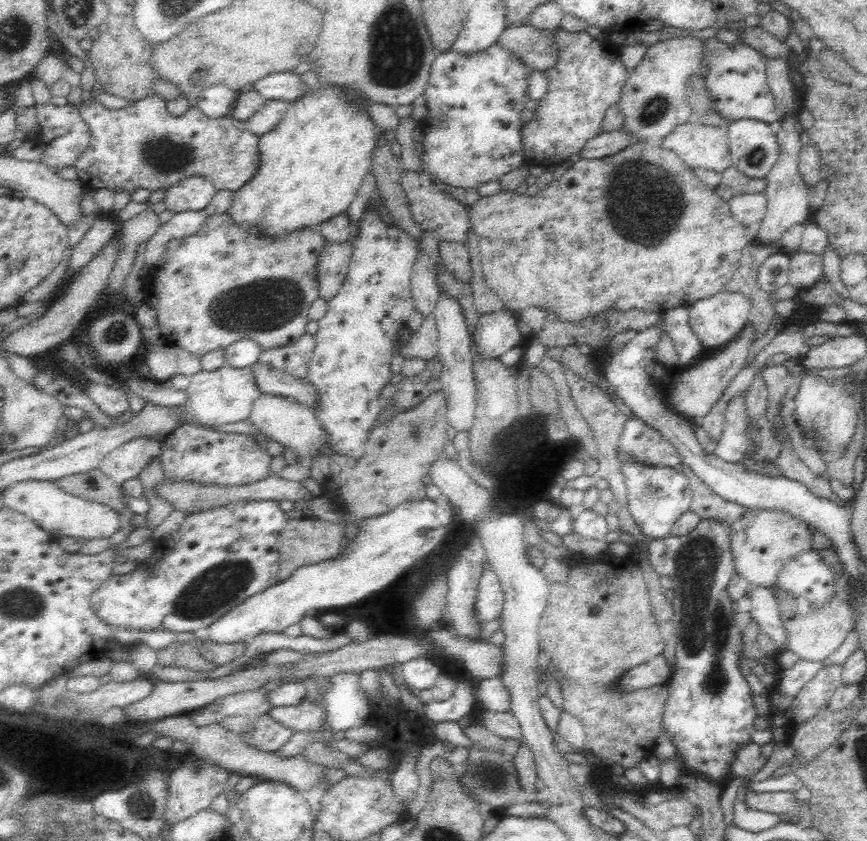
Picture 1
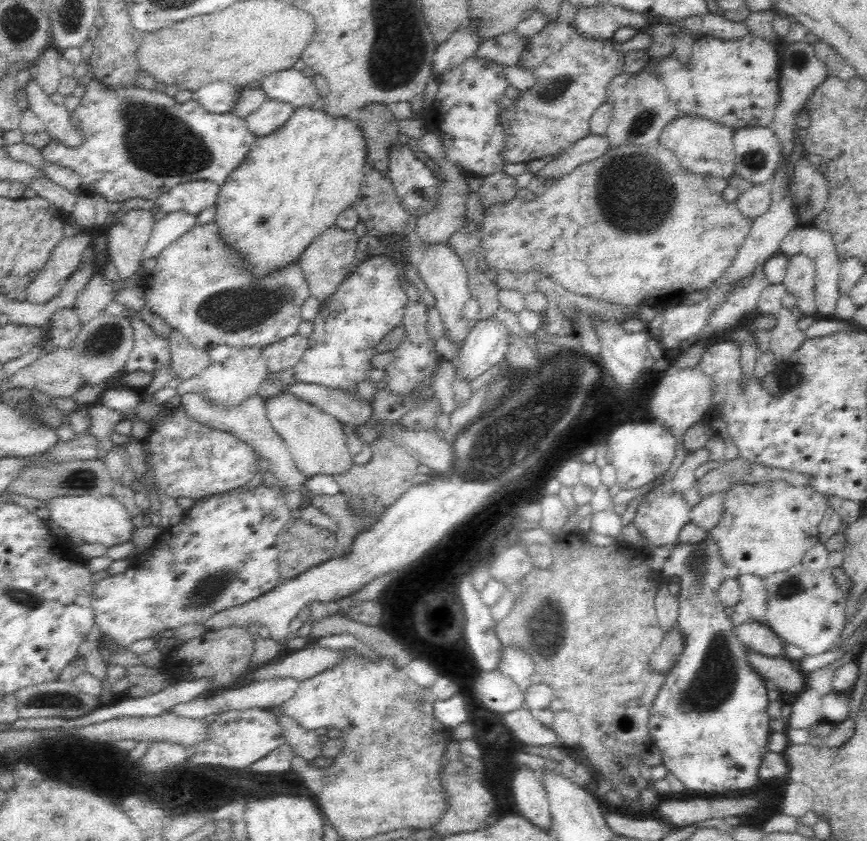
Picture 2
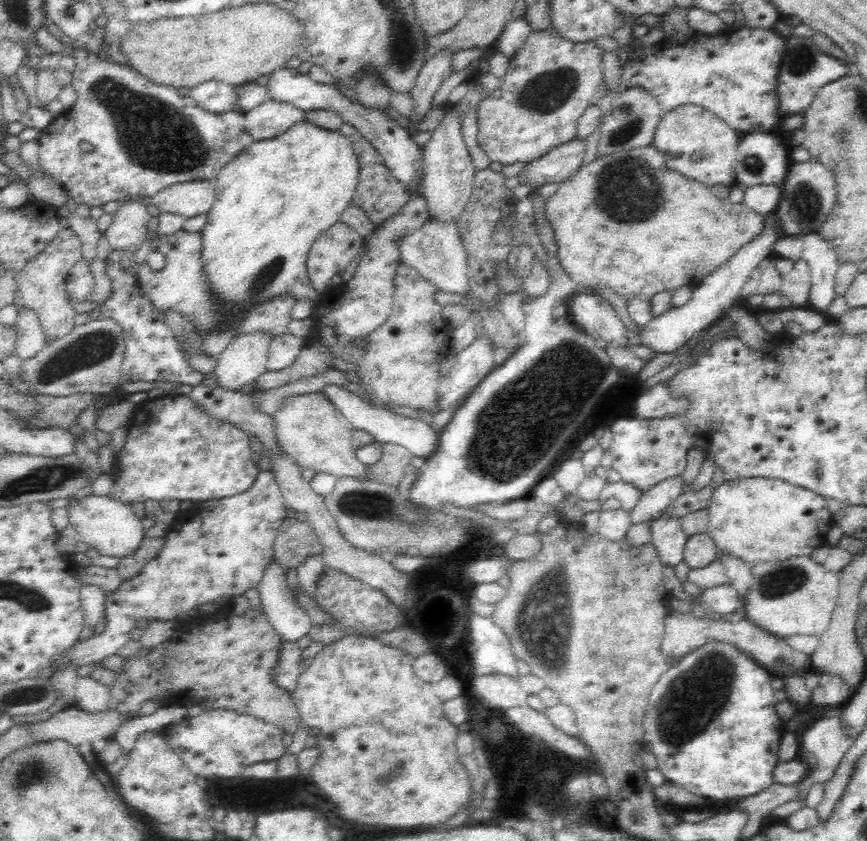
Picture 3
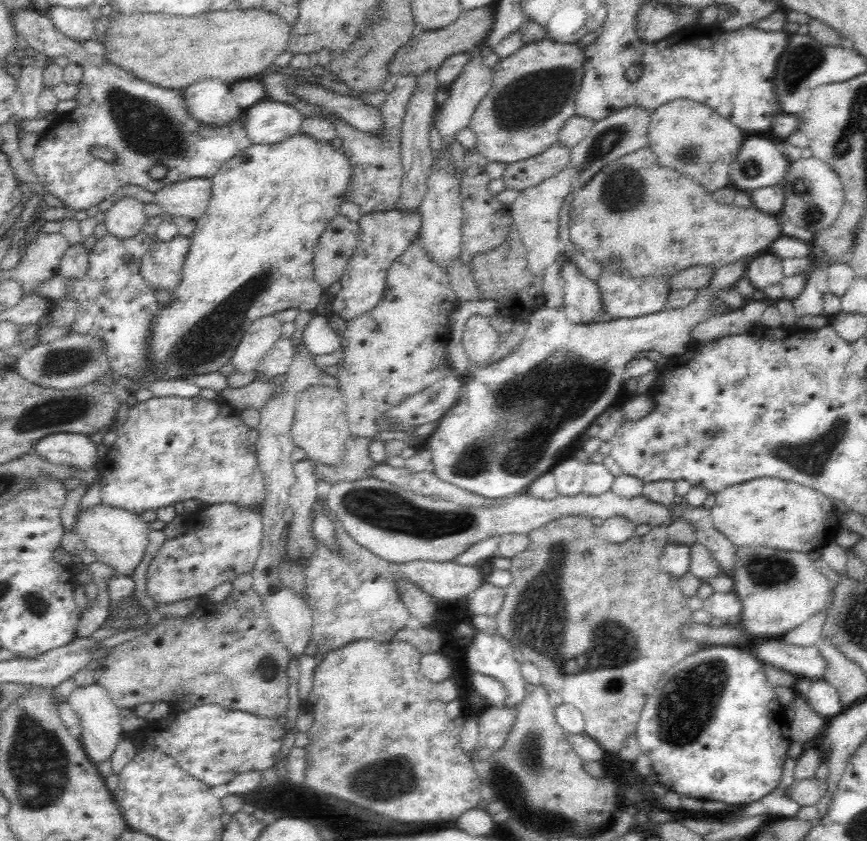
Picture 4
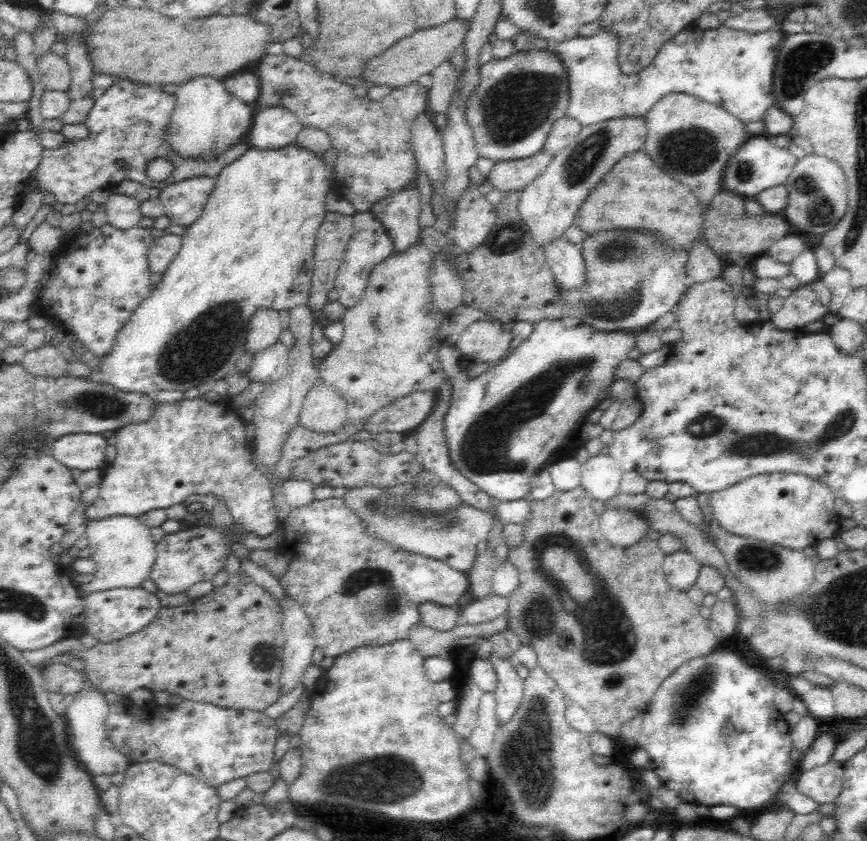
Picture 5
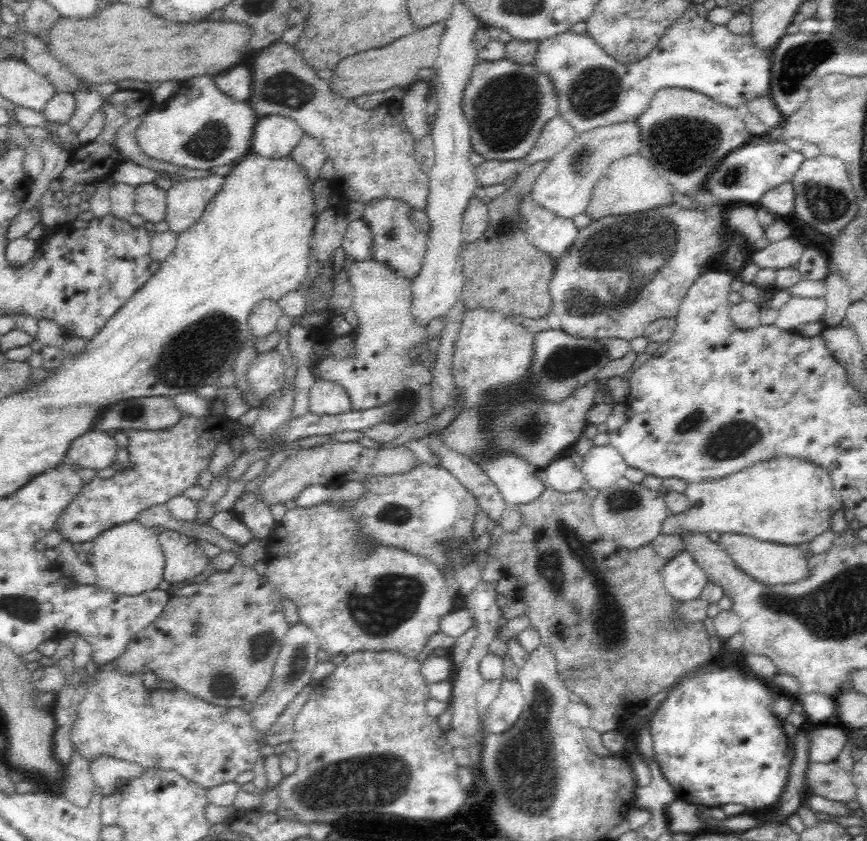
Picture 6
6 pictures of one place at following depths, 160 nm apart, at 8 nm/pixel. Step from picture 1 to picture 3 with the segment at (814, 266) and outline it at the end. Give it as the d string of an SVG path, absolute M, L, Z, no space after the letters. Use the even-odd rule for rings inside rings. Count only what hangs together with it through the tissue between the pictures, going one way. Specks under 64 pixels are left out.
M801 258L794 261L788 274L782 275L780 295L792 300L793 308L806 308L811 289L811 270Z

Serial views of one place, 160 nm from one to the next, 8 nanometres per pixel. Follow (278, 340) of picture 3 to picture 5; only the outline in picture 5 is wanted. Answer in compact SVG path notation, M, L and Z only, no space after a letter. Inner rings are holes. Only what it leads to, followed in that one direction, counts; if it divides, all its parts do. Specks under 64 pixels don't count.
M278 341L257 352L247 369L254 382L272 383L280 380L288 370L289 347Z

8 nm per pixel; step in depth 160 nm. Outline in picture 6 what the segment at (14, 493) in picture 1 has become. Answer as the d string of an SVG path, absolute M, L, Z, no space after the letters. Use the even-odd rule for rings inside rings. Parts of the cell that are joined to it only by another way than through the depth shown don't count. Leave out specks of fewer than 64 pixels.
M138 520L123 523L98 534L93 539L93 583L116 594L136 595L156 589L162 580L165 557L159 544L159 536L153 528L142 526Z

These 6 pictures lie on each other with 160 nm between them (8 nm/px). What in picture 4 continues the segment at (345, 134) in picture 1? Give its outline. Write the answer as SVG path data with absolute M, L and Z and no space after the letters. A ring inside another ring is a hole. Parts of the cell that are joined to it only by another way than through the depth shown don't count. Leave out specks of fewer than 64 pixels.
M302 133L282 140L275 144L255 144L238 153L234 158L222 163L214 176L211 176L211 197L207 204L207 209L199 219L195 220L196 228L189 236L191 243L188 254L182 269L182 282L172 292L172 302L165 307L161 307L158 314L150 323L151 339L149 340L149 357L153 371L139 382L152 382L152 380L178 380L188 374L206 374L217 371L220 366L229 362L240 344L241 338L246 334L250 325L258 318L273 315L275 312L286 310L286 308L296 308L299 311L314 311L324 290L316 283L313 271L313 254L316 243L327 224L335 217L340 215L340 205L346 201L347 186L350 182L352 167L350 161L341 149L335 148L331 142L312 139L312 136Z

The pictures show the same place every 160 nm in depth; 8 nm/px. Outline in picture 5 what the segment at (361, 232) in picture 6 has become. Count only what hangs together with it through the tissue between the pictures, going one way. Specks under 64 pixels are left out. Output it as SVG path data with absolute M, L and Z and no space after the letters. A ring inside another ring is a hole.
M371 210L356 212L352 217L353 233L340 263L334 288L339 294L338 302L344 305L346 309L353 307L363 297L368 282L370 282L373 268L395 253L395 246L393 240L389 237L388 231L372 214Z

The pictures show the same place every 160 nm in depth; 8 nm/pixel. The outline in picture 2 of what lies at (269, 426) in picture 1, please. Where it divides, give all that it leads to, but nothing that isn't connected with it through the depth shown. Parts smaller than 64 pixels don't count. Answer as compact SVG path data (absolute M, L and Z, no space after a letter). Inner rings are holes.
M282 392L276 396L264 398L264 407L266 407L266 418L284 441L294 460L294 465L303 476L342 474L353 465L350 451L344 443L342 425L334 416L298 399L294 393Z

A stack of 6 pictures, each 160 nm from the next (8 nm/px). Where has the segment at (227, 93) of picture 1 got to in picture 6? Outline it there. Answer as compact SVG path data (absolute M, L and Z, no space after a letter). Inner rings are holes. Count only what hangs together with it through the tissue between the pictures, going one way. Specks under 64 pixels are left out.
M212 76L184 80L176 96L166 102L168 104L150 111L137 126L136 140L146 156L192 170L207 170L235 164L251 152L259 116L249 101L240 102L222 92Z

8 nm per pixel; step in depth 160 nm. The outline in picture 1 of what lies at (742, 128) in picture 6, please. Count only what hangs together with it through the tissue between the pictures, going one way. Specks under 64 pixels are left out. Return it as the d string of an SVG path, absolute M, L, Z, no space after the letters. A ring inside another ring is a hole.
M687 122L677 126L660 145L667 150L675 152L682 162L690 168L705 168L724 172L732 166L732 155L729 151L729 137L727 127L708 126L700 123Z

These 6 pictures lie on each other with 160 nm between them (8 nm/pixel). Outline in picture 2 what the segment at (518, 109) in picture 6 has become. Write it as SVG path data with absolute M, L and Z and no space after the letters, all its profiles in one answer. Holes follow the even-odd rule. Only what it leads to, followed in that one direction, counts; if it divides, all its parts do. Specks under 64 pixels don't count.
M562 20L546 24L543 30L529 39L528 46L522 53L522 60L517 65L533 73L536 84L532 89L522 91L520 98L515 100L514 107L504 107L501 110L501 125L508 133L506 150L503 153L505 164L527 163L542 156L560 154L570 150L578 140L591 135L592 115L601 104L607 102L607 86L617 75L625 73L624 64L623 53L614 49L610 39L599 40L582 36L574 26Z

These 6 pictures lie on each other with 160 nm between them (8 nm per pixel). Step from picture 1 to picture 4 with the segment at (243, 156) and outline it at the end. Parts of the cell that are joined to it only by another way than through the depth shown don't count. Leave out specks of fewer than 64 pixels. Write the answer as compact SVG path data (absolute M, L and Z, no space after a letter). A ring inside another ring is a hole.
M36 9L16 14L12 22L15 33L28 42L36 55L44 55L49 61L57 56L66 56L69 63L79 65L84 70L78 92L74 96L76 106L64 116L57 116L51 120L51 126L45 134L41 134L36 153L30 162L32 170L43 184L44 191L53 194L70 209L87 210L110 198L118 188L125 185L135 184L143 187L143 190L154 193L166 185L181 180L209 179L216 174L222 163L234 158L253 144L240 118L234 118L232 122L214 128L196 120L187 111L180 90L154 86L110 63L106 59L106 48L100 38L89 39L86 42L74 41L56 29L49 16L43 15ZM92 146L104 146L110 149L116 155L115 159L107 162L91 156L89 150ZM156 165L166 167L166 173L162 178L153 179L150 176L149 170Z

